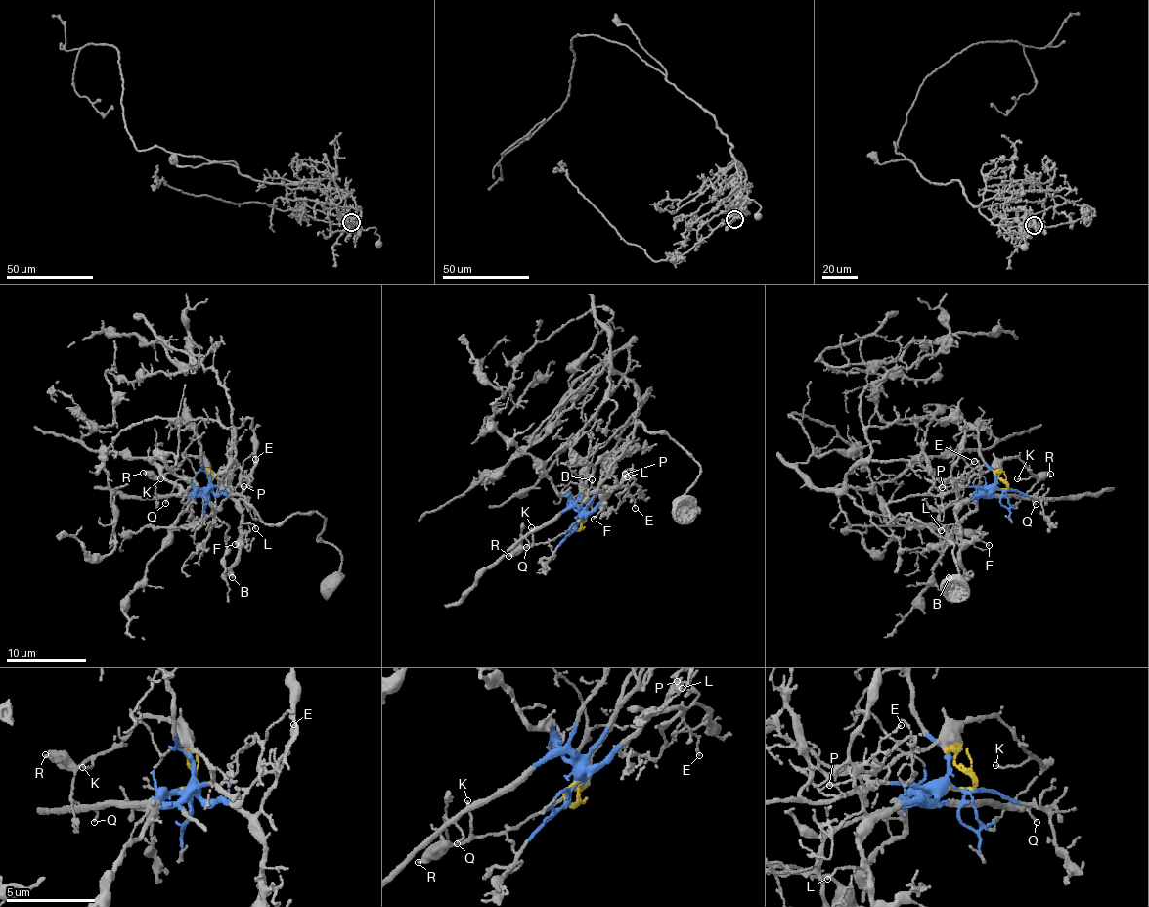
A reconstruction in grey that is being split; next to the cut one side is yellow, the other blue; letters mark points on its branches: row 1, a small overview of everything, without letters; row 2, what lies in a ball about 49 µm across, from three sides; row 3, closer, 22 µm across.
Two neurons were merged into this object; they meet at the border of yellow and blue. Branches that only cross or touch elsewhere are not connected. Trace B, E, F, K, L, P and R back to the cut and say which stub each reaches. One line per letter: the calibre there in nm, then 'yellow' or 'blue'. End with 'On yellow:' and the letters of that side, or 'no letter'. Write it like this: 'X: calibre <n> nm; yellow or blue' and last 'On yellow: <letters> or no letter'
B: calibre 110 nm; blue
E: calibre 100 nm; blue
F: calibre 90 nm; blue
K: calibre 100 nm; yellow
L: calibre 70 nm; blue
P: calibre 100 nm; blue
R: calibre 420 nm; yellow
On yellow: K, R

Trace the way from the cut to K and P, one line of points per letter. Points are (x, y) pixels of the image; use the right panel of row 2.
K: (999, 489), (1007, 487), (999, 467), (1005, 459), (1019, 459), (1030, 469), (1031, 475), (1028, 478), (1016, 478)
P: (999, 489), (961, 500), (952, 486), (942, 488)

